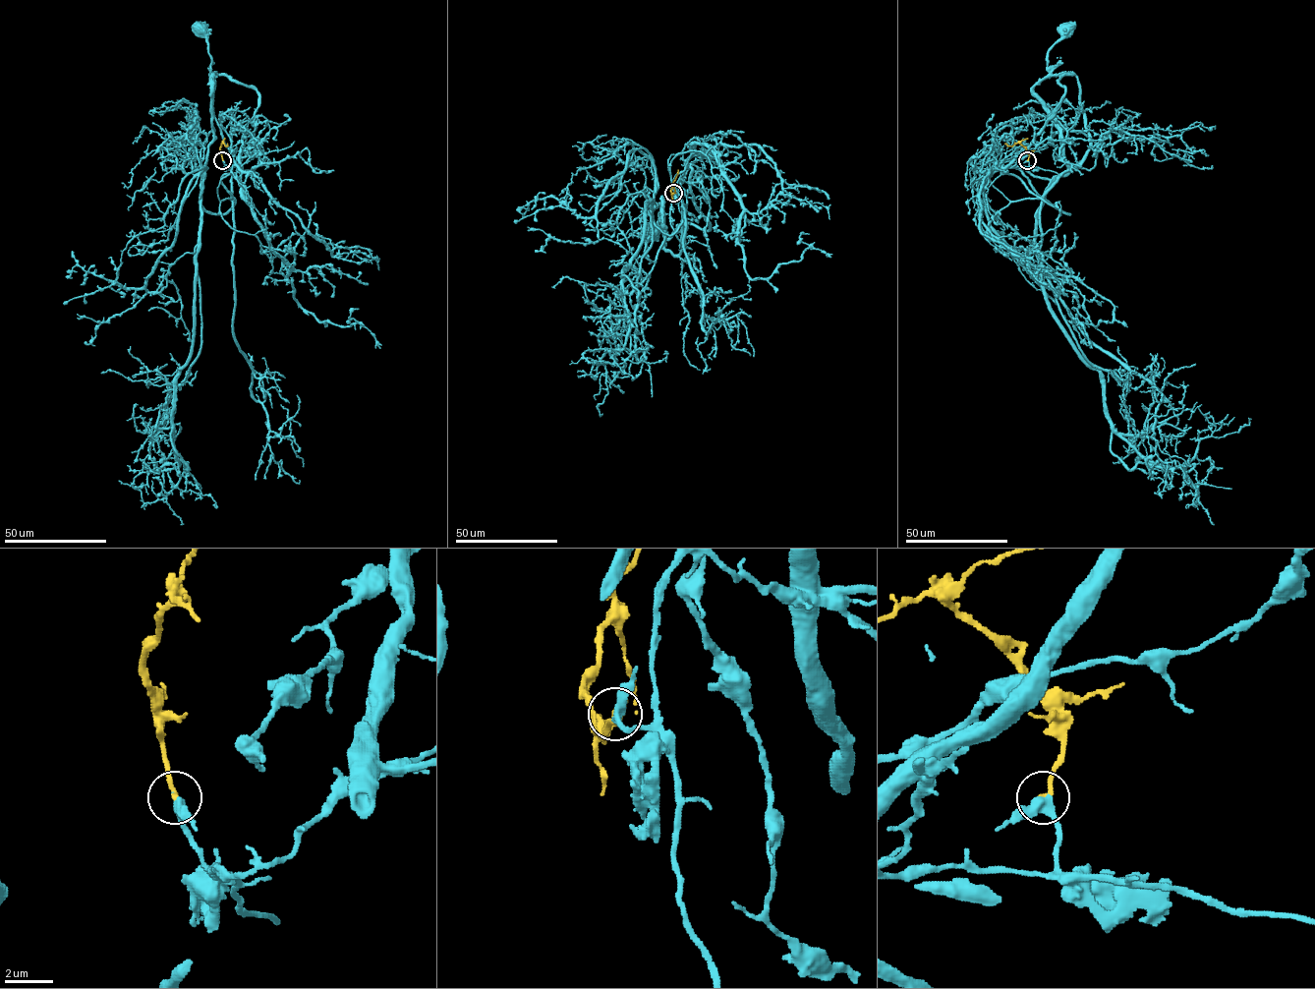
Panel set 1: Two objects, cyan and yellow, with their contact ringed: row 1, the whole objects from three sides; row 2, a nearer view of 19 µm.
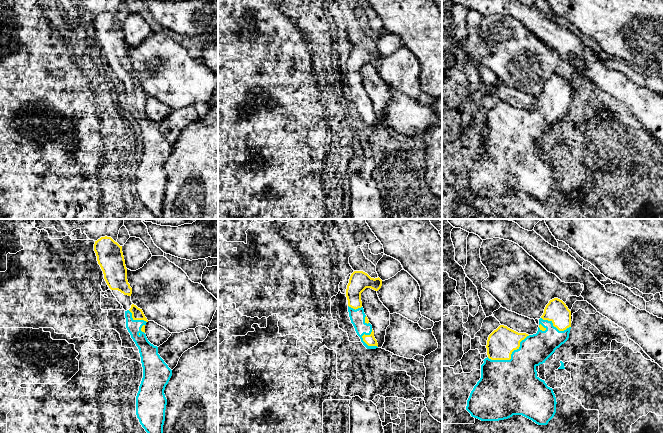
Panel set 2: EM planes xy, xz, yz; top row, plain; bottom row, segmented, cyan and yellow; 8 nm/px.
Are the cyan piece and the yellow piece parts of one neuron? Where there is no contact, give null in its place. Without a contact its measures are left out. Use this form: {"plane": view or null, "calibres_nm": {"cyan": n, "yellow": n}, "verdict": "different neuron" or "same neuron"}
{"plane": "yz", "calibres_nm": {"cyan": 440, "yellow": 220}, "verdict": "same neuron"}

